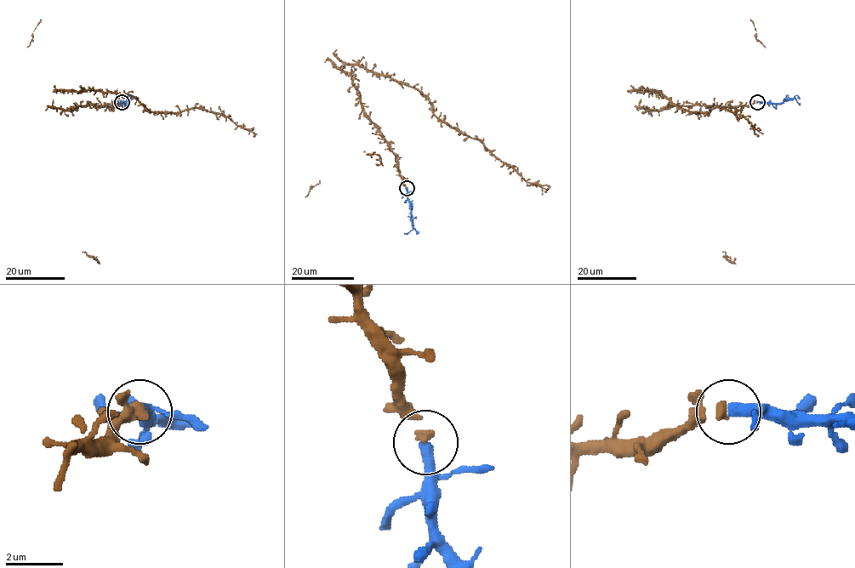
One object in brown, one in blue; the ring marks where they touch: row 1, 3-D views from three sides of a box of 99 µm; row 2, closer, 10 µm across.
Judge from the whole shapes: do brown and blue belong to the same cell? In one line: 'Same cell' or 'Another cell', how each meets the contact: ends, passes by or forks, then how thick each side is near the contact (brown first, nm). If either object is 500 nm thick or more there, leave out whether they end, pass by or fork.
Same cell. At the ring brown ends. At the ring blue ends. Thickness 320 nm (brown) against 400 nm

